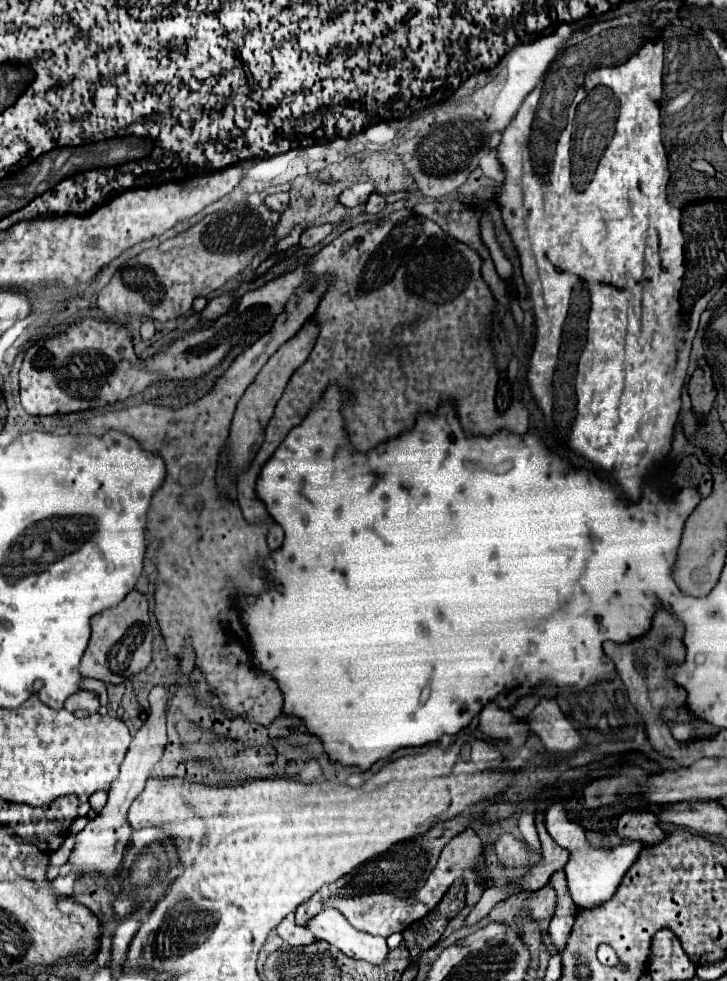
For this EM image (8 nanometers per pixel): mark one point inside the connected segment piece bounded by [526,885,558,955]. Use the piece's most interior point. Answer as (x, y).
(541, 905)

